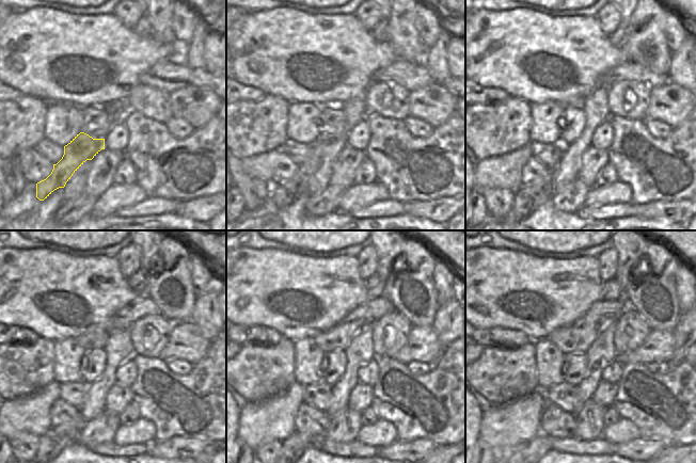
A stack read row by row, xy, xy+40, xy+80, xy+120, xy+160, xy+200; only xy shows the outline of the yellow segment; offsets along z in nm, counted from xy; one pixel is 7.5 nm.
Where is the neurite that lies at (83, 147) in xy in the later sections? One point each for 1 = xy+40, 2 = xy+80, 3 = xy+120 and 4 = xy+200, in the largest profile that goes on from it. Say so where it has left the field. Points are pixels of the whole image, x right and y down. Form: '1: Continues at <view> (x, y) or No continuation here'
1: Continues at xy+40 (282, 195)
2: Continues at xy+80 (526, 200)
3: Continues at xy+120 (52, 443)
4: Continues at xy+200 (540, 445)

